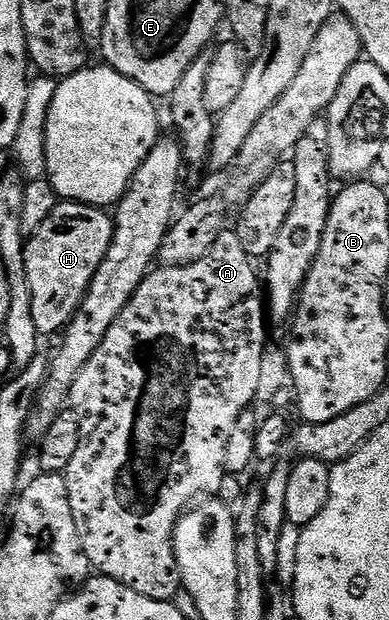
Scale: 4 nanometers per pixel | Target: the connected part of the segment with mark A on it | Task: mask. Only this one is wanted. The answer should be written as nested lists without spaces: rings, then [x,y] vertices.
[[[225,230],[218,238],[218,242],[214,242],[214,246],[210,250],[210,254],[206,254],[206,258],[198,258],[198,262],[190,262],[184,266],[163,266],[153,267],[148,277],[142,282],[142,286],[138,286],[138,290],[134,290],[134,294],[130,298],[130,302],[126,302],[126,306],[122,310],[122,314],[118,314],[118,318],[114,318],[114,326],[110,326],[110,330],[106,330],[106,338],[102,338],[102,346],[98,346],[98,350],[94,350],[94,354],[90,354],[90,362],[86,362],[86,366],[82,366],[82,374],[78,374],[78,378],[74,378],[74,386],[70,397],[71,411],[80,415],[80,437],[78,438],[78,451],[74,454],[74,458],[70,462],[70,466],[62,474],[66,482],[66,490],[70,498],[70,510],[74,510],[74,522],[78,526],[78,538],[82,542],[82,550],[86,554],[89,565],[99,575],[109,576],[118,582],[122,582],[130,590],[134,590],[138,594],[142,594],[146,598],[154,598],[155,600],[171,601],[172,595],[177,591],[181,591],[180,571],[178,570],[178,562],[176,561],[176,550],[172,545],[172,536],[176,533],[176,524],[184,515],[186,509],[193,502],[199,501],[205,494],[216,494],[220,487],[224,484],[226,473],[226,445],[230,443],[230,433],[234,431],[234,426],[238,422],[238,418],[244,412],[249,411],[253,407],[256,395],[258,394],[258,381],[261,379],[262,358],[266,348],[269,347],[268,328],[264,325],[266,321],[266,296],[262,291],[262,276],[254,265],[253,257],[246,254],[246,250],[242,250],[242,242],[238,242],[235,231]]]

